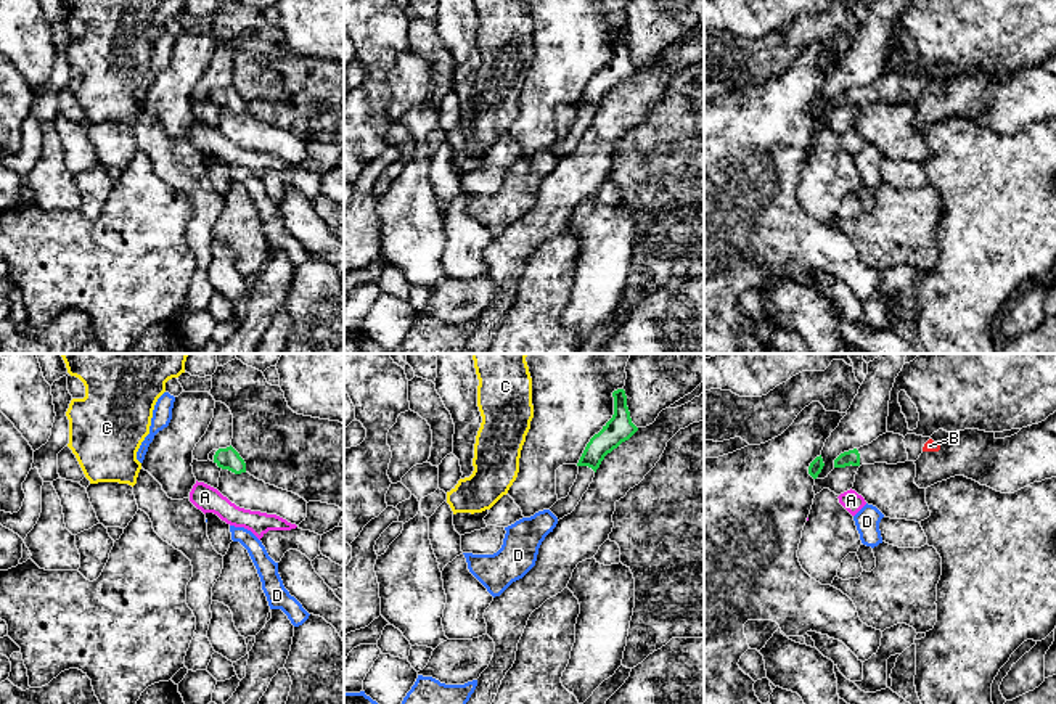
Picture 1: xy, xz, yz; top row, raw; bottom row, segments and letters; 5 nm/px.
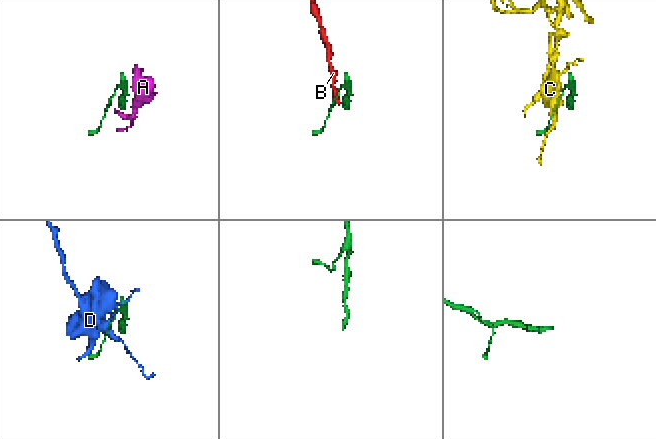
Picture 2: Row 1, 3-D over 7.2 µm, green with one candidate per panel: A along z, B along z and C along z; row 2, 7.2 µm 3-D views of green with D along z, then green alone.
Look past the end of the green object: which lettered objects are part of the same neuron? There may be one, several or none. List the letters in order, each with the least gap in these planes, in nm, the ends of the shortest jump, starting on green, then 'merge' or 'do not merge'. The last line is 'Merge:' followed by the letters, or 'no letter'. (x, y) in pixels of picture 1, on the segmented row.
A: 110 nm | xy (219, 466), (209, 486) | do not merge
B: 320 nm | yz (859, 454), (923, 450) | merge
C: 280 nm | xz (577, 463), (524, 441) | do not merge
D: 200 nm | yz (859, 465), (867, 503) | do not merge
Merge: B

